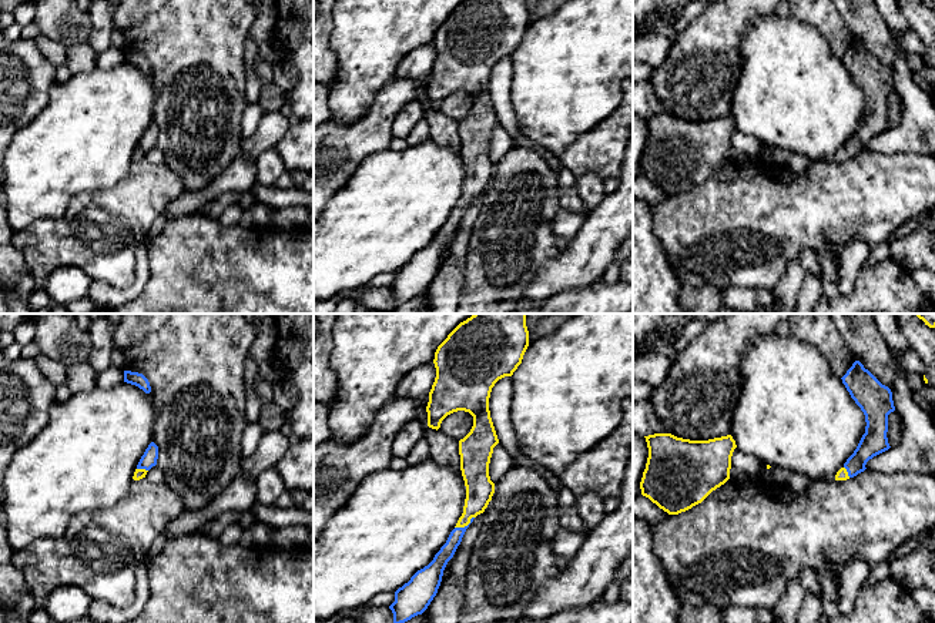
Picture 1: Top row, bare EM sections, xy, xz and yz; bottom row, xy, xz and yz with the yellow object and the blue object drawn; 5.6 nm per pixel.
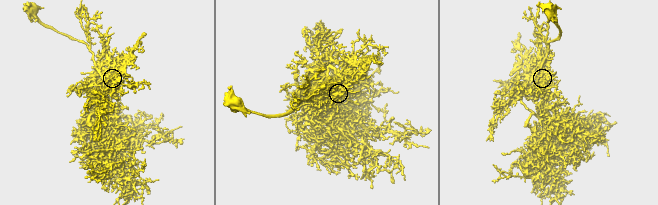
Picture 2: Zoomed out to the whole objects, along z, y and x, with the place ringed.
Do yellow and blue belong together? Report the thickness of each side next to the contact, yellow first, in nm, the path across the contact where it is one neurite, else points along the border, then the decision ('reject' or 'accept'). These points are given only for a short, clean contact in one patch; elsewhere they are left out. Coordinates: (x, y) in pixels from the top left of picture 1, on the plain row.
160/90 nm | across xz (479, 168), (478, 180), (465, 206), (456, 214), (446, 233) | accept

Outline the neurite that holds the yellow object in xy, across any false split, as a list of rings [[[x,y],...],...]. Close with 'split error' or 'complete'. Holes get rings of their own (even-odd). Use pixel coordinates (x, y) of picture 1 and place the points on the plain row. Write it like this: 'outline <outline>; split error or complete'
outline [[[151,123],[145,130],[144,135],[141,137],[133,160],[140,161],[145,158],[147,153],[157,145],[157,140],[158,140],[158,127],[154,123]]]; split error

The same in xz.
outline [[[466,0],[435,33],[436,58],[426,87],[428,107],[438,111],[442,101],[458,91],[473,97],[470,113],[459,121],[466,180],[462,197],[433,241],[395,272],[395,282],[389,287],[393,305],[386,312],[428,289],[466,210],[492,181],[495,164],[489,144],[499,120],[489,78],[499,60],[513,56],[527,27],[526,0]]]; split error

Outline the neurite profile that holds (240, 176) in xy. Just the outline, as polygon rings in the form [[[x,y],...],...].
[[[241,150],[235,161],[222,171],[214,184],[198,191],[185,190],[178,198],[165,207],[162,214],[168,221],[172,221],[185,215],[195,214],[207,202],[225,192],[248,192],[257,182],[255,174],[255,160],[247,157]]]

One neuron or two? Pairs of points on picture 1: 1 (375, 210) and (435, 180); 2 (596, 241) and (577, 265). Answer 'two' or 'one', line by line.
1: one
2: one

